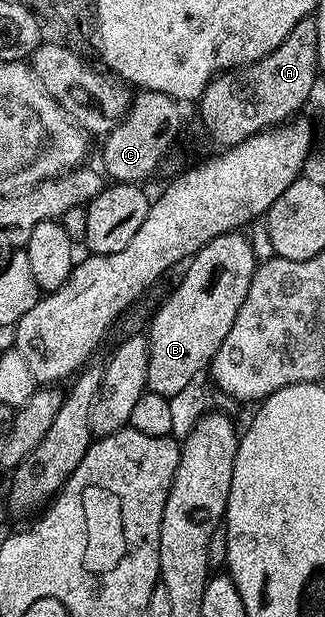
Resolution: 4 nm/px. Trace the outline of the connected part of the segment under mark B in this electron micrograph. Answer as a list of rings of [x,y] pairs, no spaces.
[[[245,233],[221,234],[204,244],[204,248],[197,250],[193,258],[189,259],[186,268],[178,287],[155,312],[154,319],[150,322],[150,334],[148,333],[150,355],[146,384],[149,393],[169,399],[196,382],[197,374],[201,370],[203,373],[209,367],[216,352],[220,352],[220,344],[224,344],[224,338],[231,331],[232,324],[236,324],[236,316],[240,312],[240,306],[244,304],[244,296],[248,296],[248,286],[252,284],[256,269],[254,246]]]

